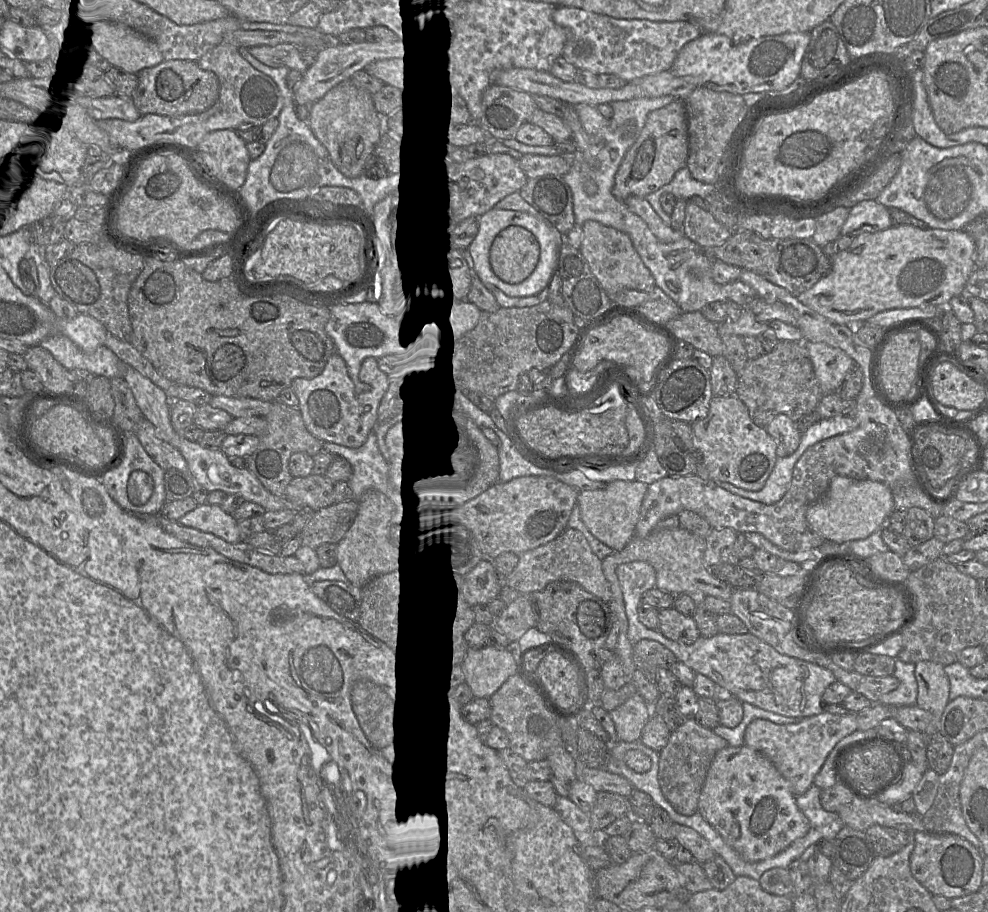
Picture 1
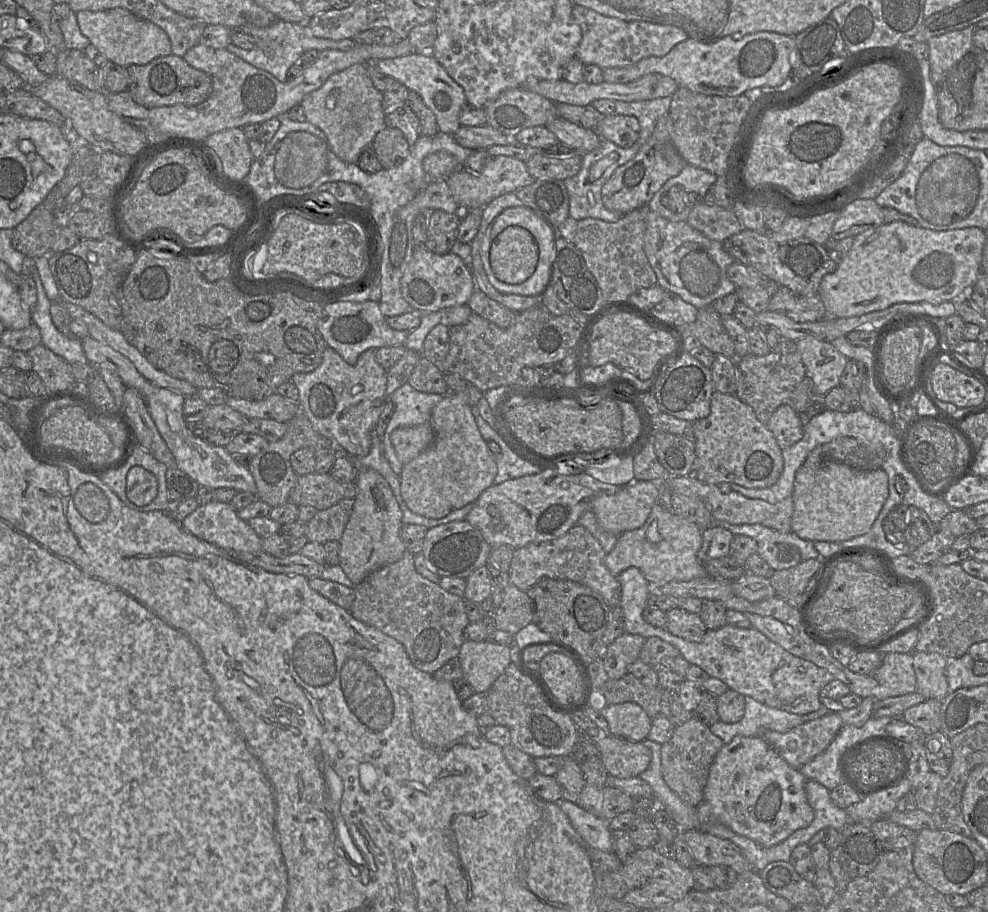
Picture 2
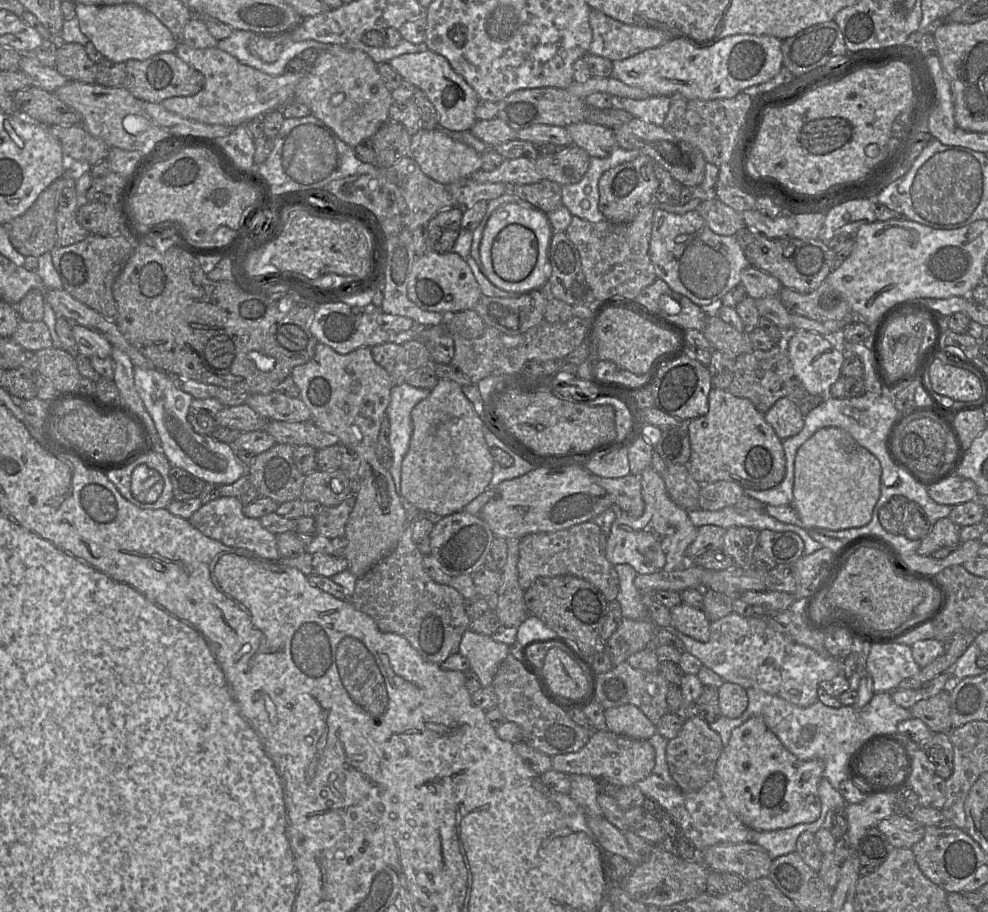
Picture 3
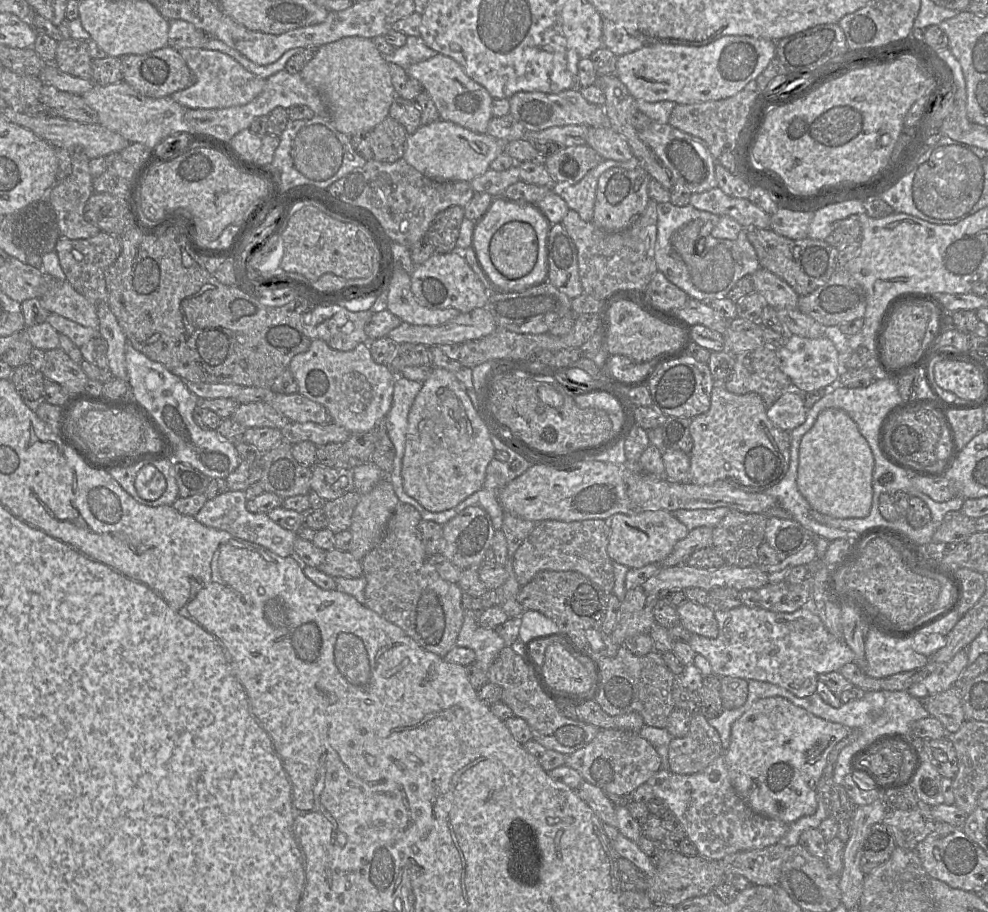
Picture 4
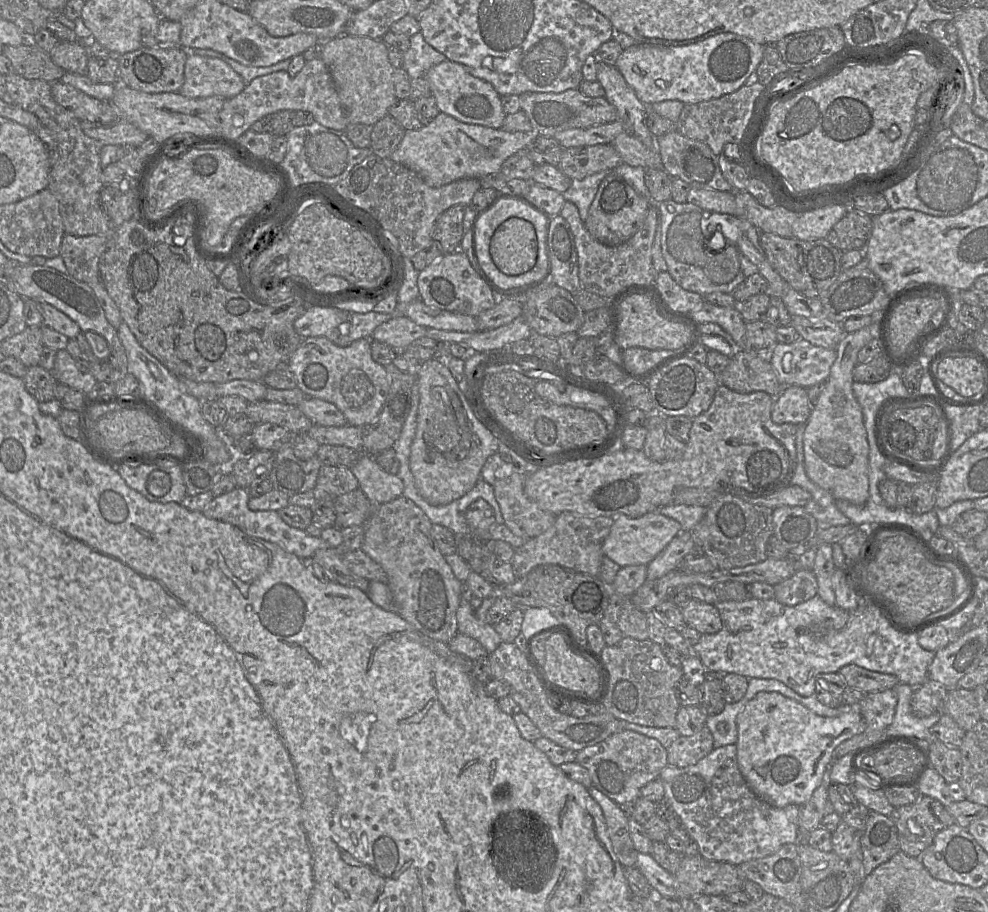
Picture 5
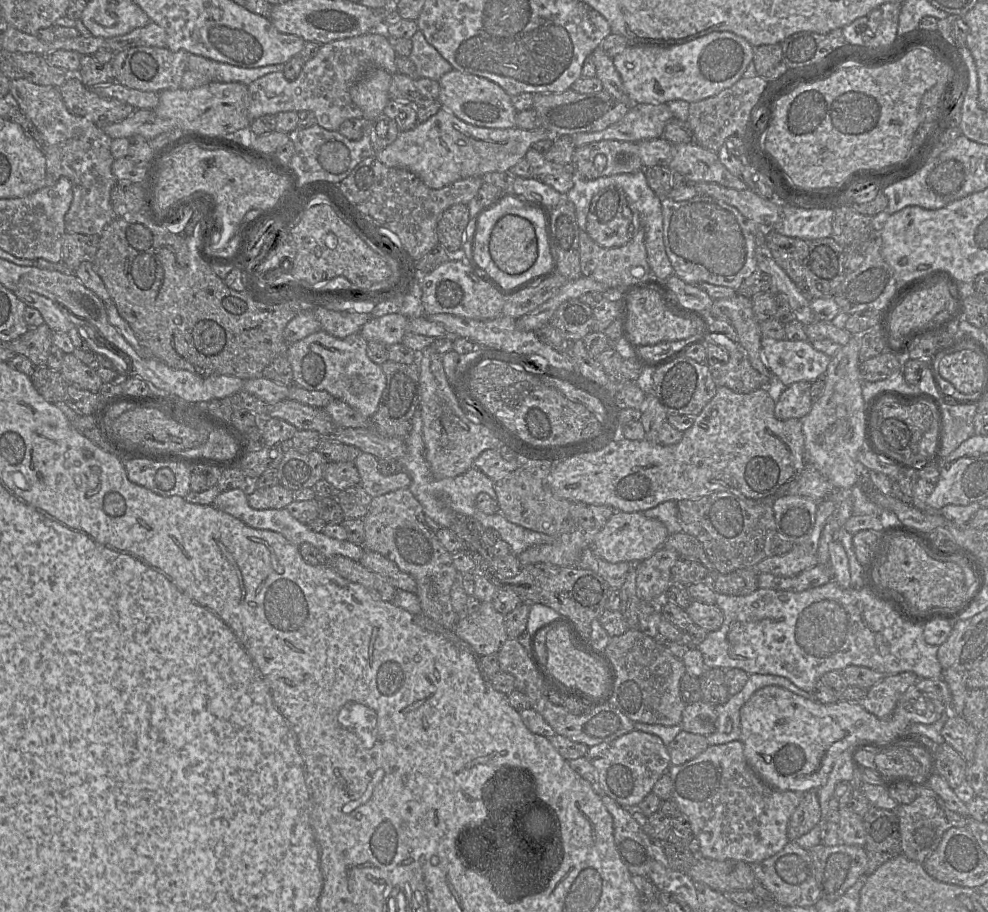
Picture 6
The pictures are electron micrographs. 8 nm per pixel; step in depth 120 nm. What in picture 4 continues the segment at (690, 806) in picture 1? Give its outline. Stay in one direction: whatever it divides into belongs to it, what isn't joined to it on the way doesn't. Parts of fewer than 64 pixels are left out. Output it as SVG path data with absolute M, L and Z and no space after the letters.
M691 713L687 734L672 738L668 744L669 769L677 774L693 774L723 753L718 732L701 713Z

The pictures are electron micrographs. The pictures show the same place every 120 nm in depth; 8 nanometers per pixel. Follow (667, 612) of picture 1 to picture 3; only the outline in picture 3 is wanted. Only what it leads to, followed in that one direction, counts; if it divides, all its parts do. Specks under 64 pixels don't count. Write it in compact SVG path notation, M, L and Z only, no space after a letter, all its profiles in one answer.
M680 603L670 609L672 627L701 642L706 643L710 639L710 621L702 609L693 608Z

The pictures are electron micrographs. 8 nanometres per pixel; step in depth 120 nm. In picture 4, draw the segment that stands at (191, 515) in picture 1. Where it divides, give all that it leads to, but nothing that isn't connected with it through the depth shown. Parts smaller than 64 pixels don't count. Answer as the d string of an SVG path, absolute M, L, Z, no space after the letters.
M227 491L213 499L208 499L194 516L205 526L229 532L236 538L258 544L280 557L294 555L294 541L297 533L284 529L270 519L267 513L252 513L247 509L245 491Z

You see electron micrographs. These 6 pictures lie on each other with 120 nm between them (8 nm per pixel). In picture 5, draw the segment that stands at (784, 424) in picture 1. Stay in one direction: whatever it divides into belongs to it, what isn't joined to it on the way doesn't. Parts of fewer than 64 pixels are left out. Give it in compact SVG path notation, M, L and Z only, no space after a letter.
M783 386L781 393L775 397L771 409L774 423L800 425L807 422L811 404L806 389L800 386Z

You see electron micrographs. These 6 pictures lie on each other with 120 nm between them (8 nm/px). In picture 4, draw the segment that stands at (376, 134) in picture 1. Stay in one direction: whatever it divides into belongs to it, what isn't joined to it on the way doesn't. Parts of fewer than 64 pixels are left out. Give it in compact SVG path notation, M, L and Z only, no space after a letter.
M349 36L322 45L300 75L322 97L334 127L349 137L370 132L386 119L396 97L388 63L370 38Z

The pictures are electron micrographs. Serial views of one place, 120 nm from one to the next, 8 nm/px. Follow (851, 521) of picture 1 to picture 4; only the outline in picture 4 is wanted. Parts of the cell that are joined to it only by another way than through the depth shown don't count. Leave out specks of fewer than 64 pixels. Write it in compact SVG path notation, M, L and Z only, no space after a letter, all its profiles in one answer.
M828 408L819 413L811 429L800 441L797 469L797 488L815 512L833 518L864 518L869 515L872 498L874 458L870 446L857 424L843 410Z

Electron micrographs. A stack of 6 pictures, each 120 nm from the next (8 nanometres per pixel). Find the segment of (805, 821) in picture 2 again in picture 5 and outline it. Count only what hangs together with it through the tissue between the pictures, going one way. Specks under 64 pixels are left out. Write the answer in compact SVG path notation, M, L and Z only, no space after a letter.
M758 692L737 715L737 763L753 793L776 806L802 805L821 784L834 749L866 729L857 706L836 717L820 716L778 692Z

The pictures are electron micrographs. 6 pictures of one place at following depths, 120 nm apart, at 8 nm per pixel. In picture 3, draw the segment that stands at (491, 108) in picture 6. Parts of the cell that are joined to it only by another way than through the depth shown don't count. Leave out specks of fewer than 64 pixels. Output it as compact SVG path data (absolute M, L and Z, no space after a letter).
M427 49L424 52L406 53L389 63L403 79L422 90L438 113L438 125L451 131L469 131L477 121L474 110L480 99L474 89L452 68L442 55Z

